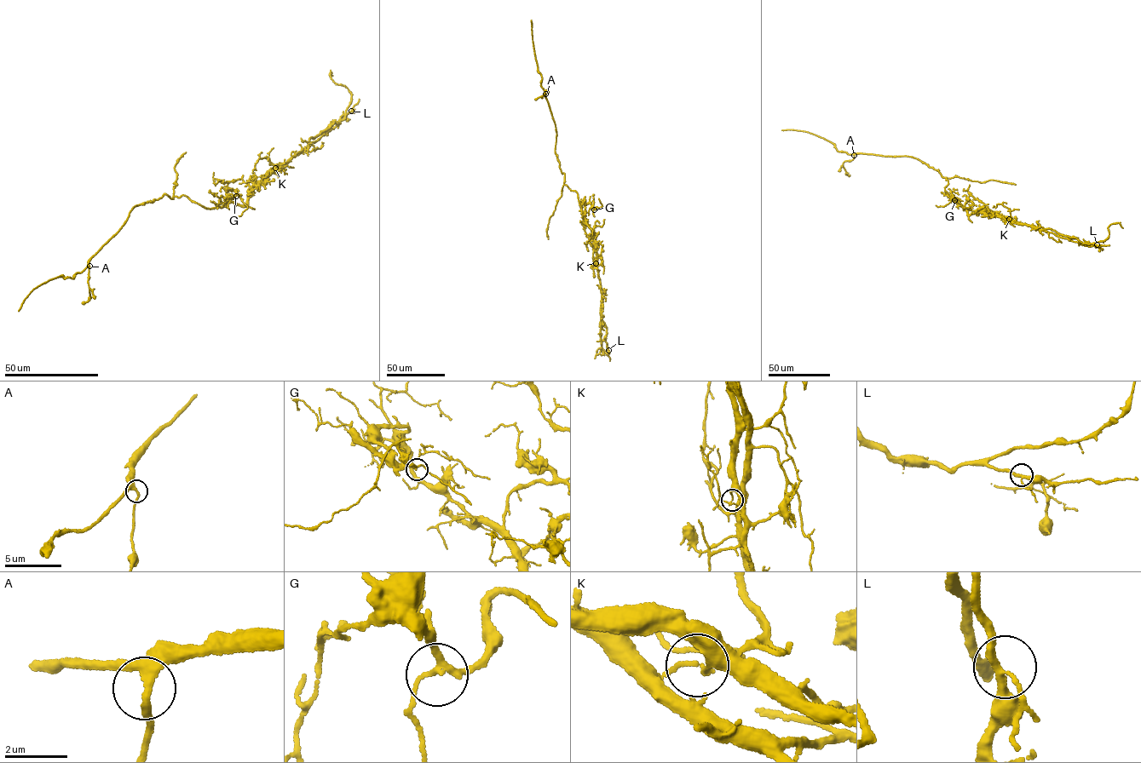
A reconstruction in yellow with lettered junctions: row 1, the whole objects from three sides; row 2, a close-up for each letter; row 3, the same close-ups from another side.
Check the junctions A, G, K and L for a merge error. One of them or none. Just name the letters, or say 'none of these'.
K

